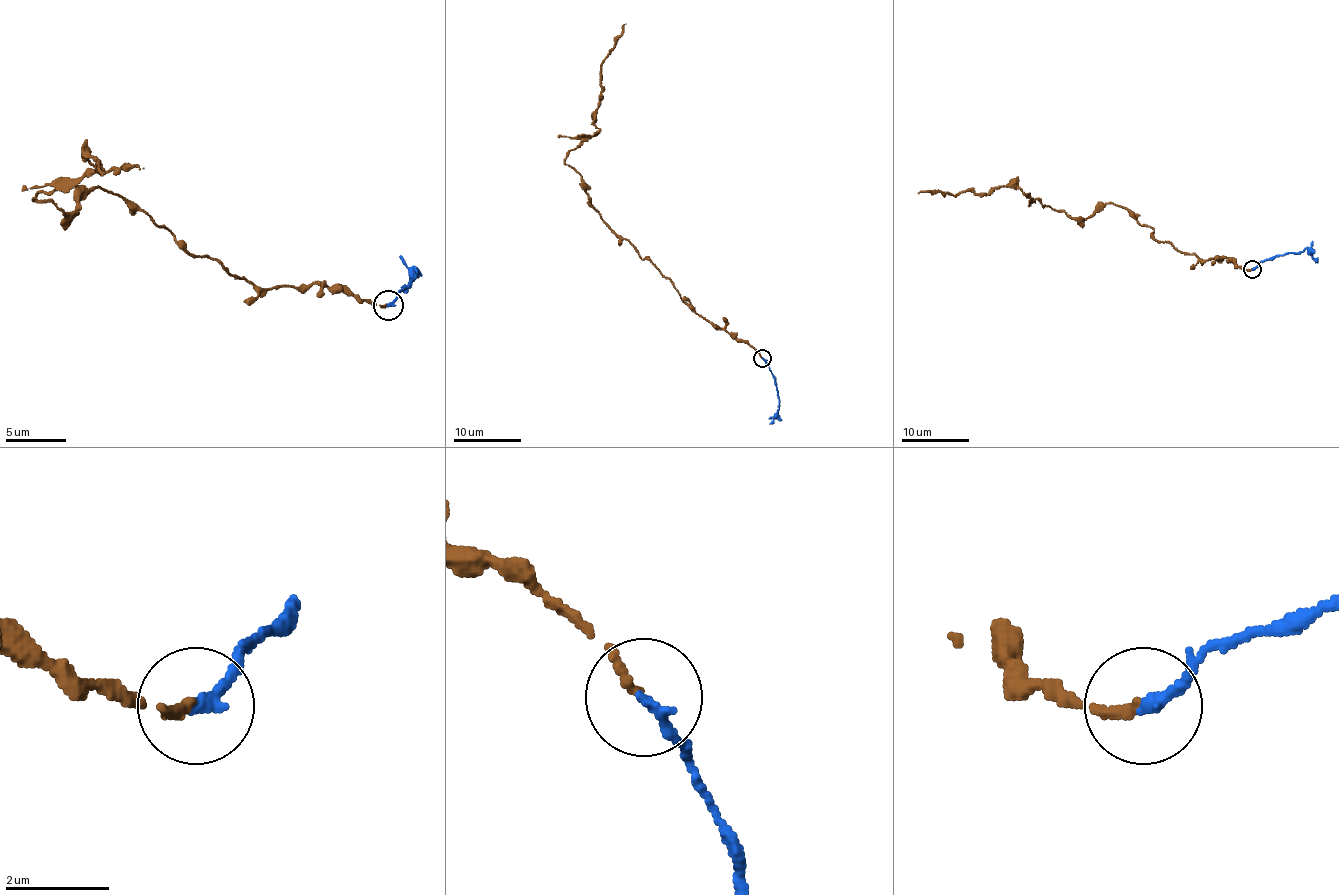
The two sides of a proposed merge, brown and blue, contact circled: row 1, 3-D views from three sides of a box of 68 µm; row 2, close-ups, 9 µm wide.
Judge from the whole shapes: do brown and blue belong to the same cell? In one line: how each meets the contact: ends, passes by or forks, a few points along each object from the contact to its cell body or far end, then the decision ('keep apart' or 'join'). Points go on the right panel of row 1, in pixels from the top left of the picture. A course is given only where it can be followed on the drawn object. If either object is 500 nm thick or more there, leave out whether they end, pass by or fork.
brown ends; blue ends; course brown (1252, 268), (1226, 257), (1199, 259), (1158, 242), (1150, 227), (1112, 203), (1075, 218), (1019, 188), (917, 193); course blue (1252, 269), (1262, 261), (1306, 249), (1318, 263); join

